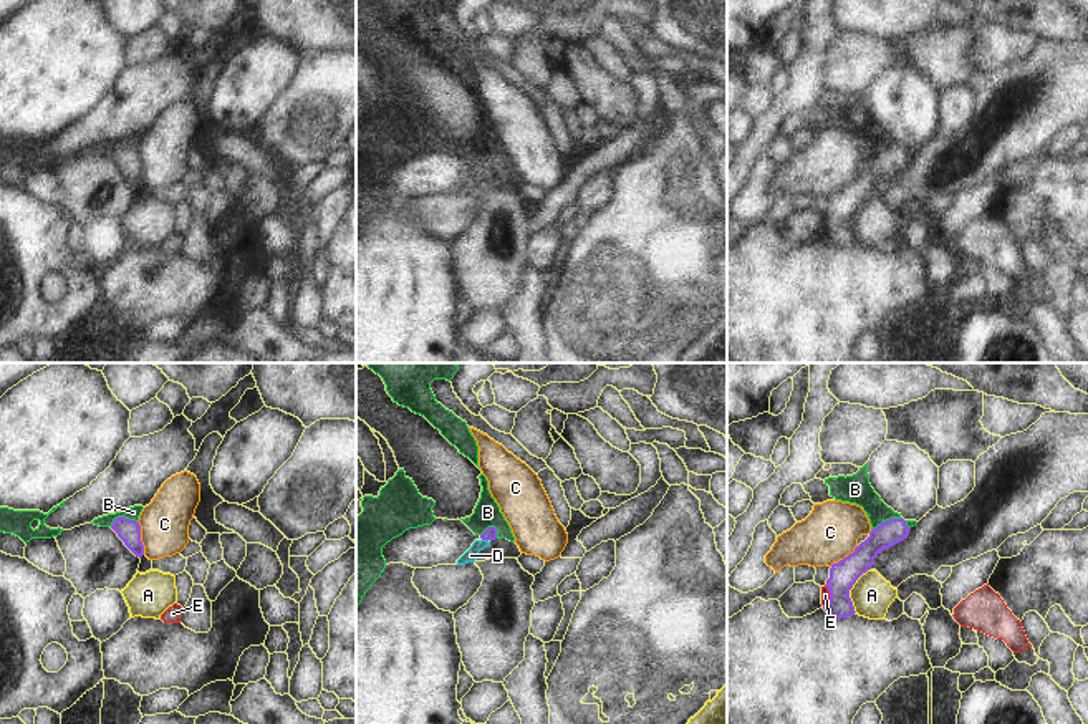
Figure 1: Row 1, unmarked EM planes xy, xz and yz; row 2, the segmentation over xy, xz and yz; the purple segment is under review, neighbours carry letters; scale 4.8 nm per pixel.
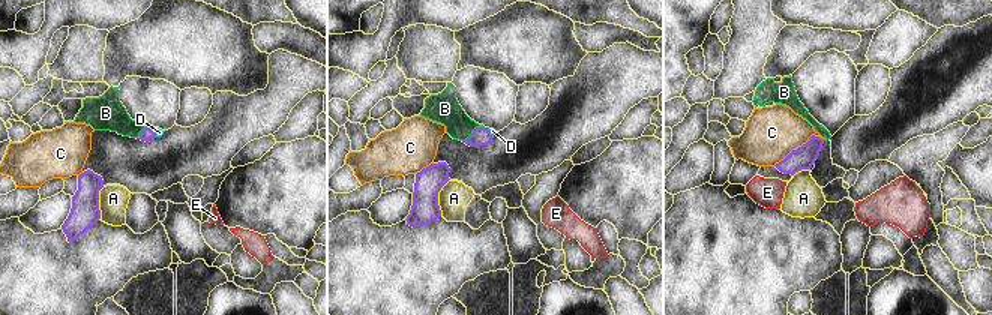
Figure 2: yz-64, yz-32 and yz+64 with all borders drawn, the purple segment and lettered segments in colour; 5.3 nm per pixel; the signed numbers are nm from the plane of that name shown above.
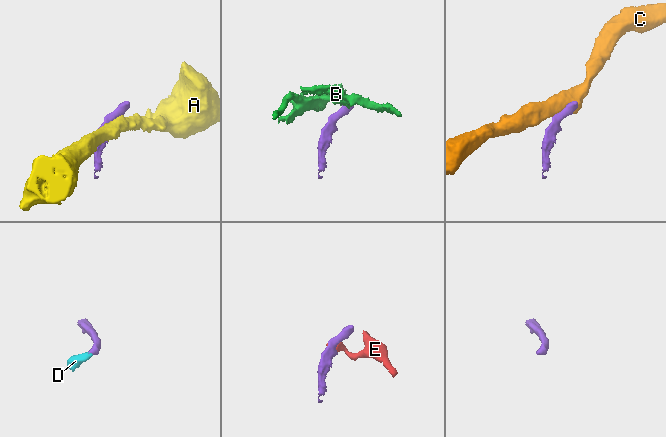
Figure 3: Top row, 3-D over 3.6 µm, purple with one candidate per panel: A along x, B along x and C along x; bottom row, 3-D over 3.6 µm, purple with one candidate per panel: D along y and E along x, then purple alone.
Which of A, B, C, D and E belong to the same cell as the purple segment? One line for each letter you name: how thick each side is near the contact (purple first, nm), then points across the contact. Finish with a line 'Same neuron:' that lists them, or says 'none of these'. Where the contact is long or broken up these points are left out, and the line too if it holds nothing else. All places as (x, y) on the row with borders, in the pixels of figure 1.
D: 60 nm thick on the purple side, 60 nm on the other; runs through xz (491, 534), (486, 539), (471, 555)
Same neuron: D

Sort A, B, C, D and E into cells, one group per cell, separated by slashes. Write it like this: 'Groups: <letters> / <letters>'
Groups: A / B / C / D / E.

